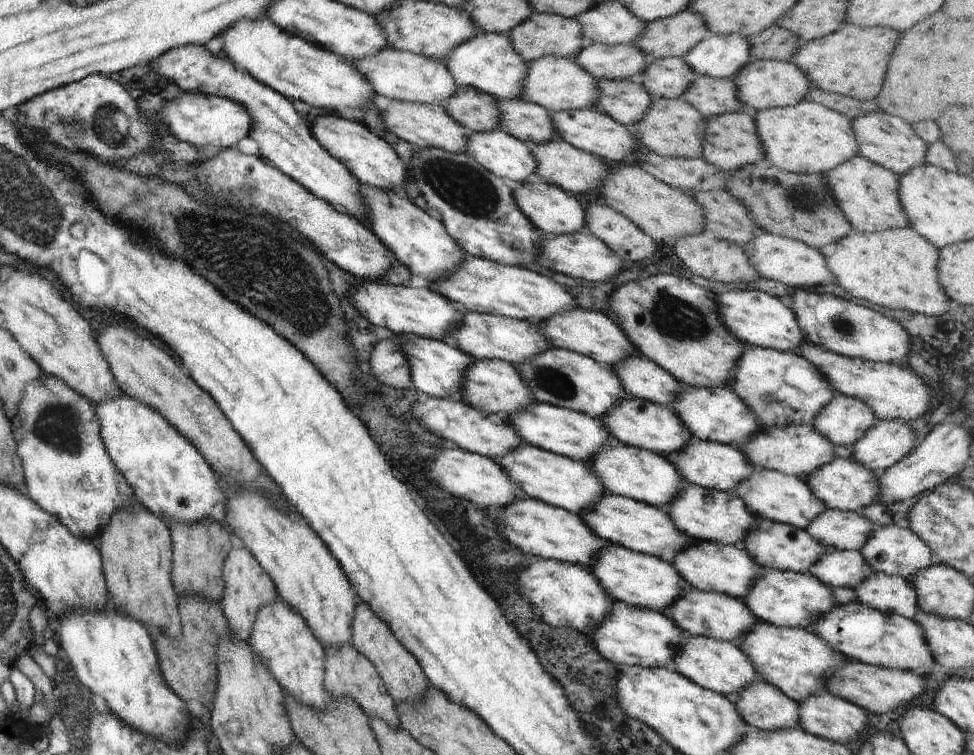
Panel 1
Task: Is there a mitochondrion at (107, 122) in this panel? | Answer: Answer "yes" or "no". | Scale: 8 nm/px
yes

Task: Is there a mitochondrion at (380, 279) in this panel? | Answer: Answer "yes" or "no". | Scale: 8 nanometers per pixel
no

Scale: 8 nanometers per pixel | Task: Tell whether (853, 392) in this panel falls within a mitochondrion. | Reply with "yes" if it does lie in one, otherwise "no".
no

